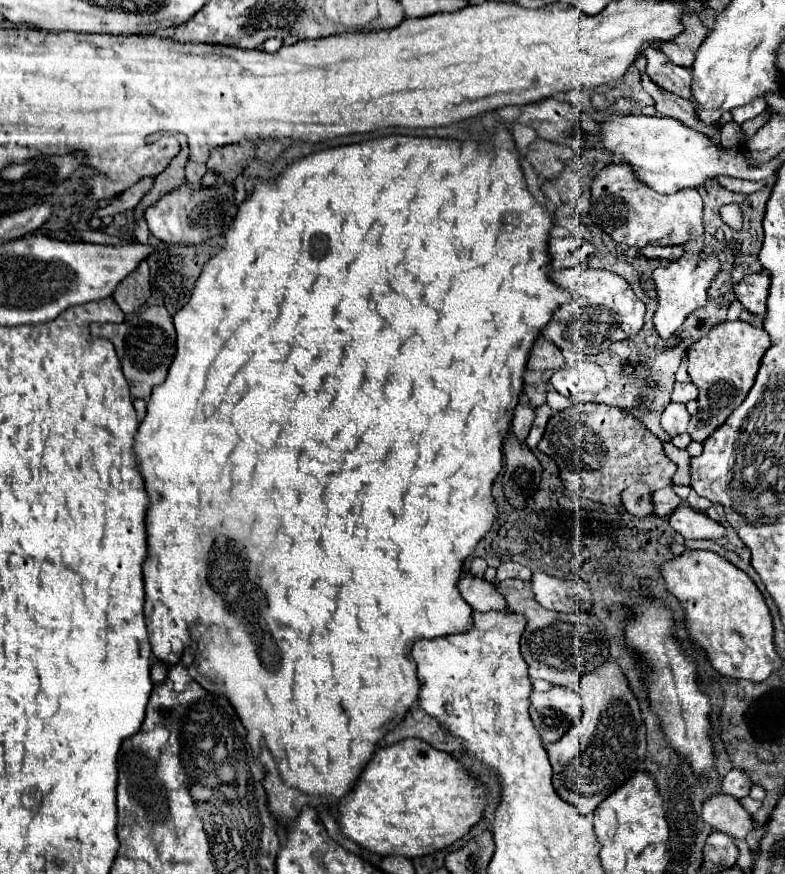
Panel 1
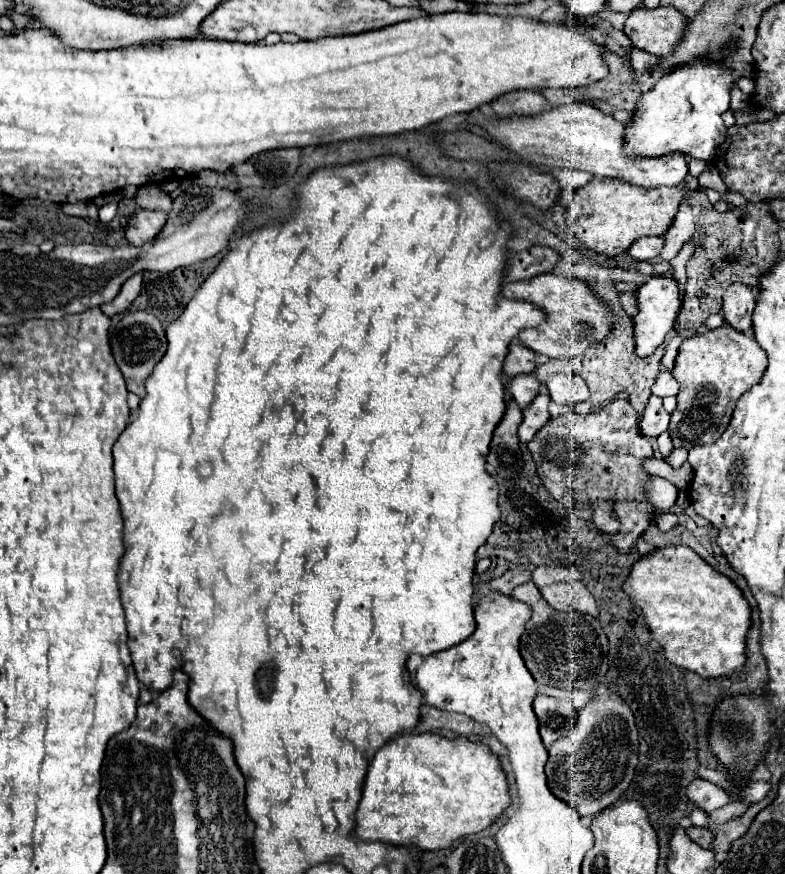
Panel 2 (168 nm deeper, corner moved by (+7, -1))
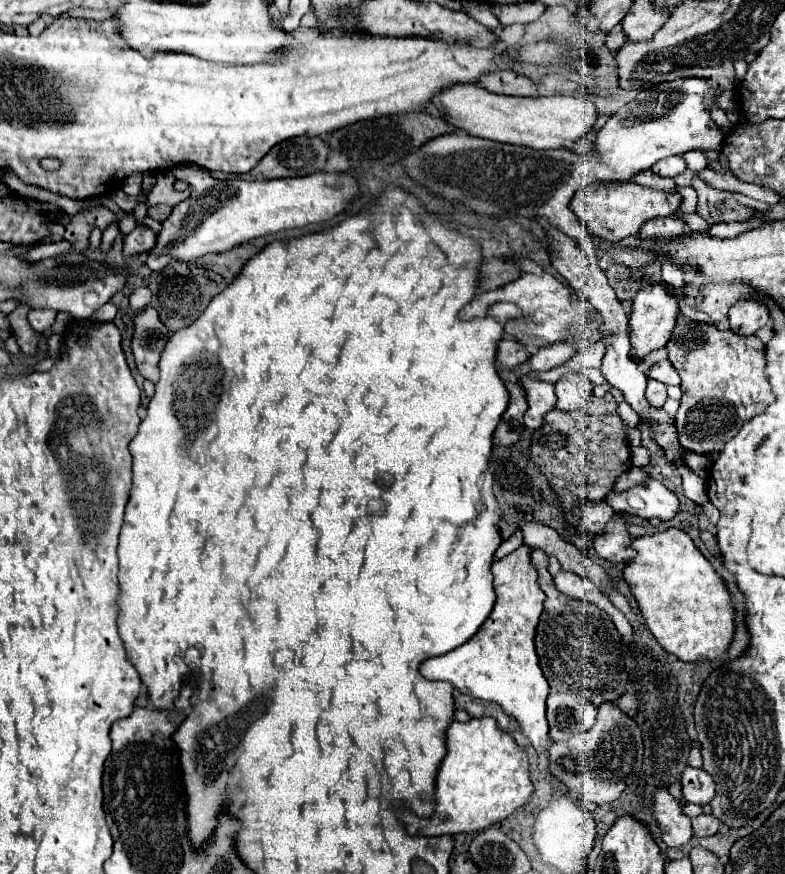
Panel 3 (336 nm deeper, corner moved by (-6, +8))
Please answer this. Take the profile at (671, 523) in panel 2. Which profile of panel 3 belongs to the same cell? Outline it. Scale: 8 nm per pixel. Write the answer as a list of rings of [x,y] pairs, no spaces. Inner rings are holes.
[[[647,477],[641,485],[633,485],[623,493],[611,491],[605,501],[609,501],[615,511],[633,513],[643,519],[659,517],[661,521],[669,521],[679,511],[679,499],[653,477]]]

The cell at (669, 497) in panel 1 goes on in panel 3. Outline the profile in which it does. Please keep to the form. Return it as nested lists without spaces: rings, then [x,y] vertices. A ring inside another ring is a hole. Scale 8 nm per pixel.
[[[613,515],[613,519],[605,525],[605,531],[593,539],[593,549],[599,559],[609,563],[627,563],[633,557],[633,549],[629,549],[633,537],[629,537],[625,529],[627,517]]]

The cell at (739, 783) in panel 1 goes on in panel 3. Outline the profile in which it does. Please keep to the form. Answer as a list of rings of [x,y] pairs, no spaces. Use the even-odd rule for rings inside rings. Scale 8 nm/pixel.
[[[685,767],[681,773],[681,799],[685,803],[709,803],[715,795],[715,781],[711,775],[705,775],[703,769]]]

